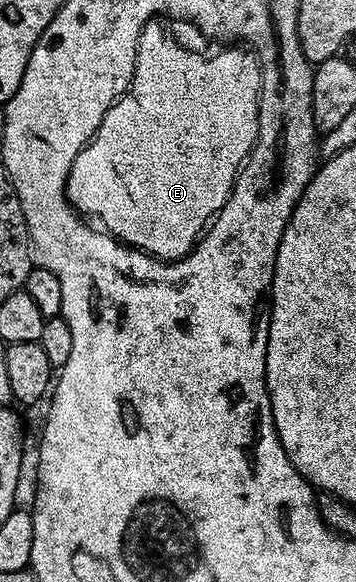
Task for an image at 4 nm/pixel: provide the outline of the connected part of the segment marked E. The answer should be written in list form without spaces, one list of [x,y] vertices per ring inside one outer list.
[[[158,19],[151,20],[141,30],[131,87],[116,100],[115,105],[105,114],[105,118],[101,118],[101,126],[94,129],[91,141],[83,145],[80,152],[75,153],[75,161],[67,179],[67,200],[70,201],[72,208],[84,217],[96,216],[100,220],[98,223],[123,244],[139,248],[159,260],[168,261],[180,260],[182,256],[191,253],[199,243],[199,237],[225,206],[235,185],[235,177],[250,156],[259,133],[259,92],[263,89],[263,72],[259,68],[259,60],[254,52],[243,46],[224,47],[227,48],[224,52],[211,57],[190,56],[181,45],[175,44],[173,37],[167,36],[166,30],[159,23]]]

